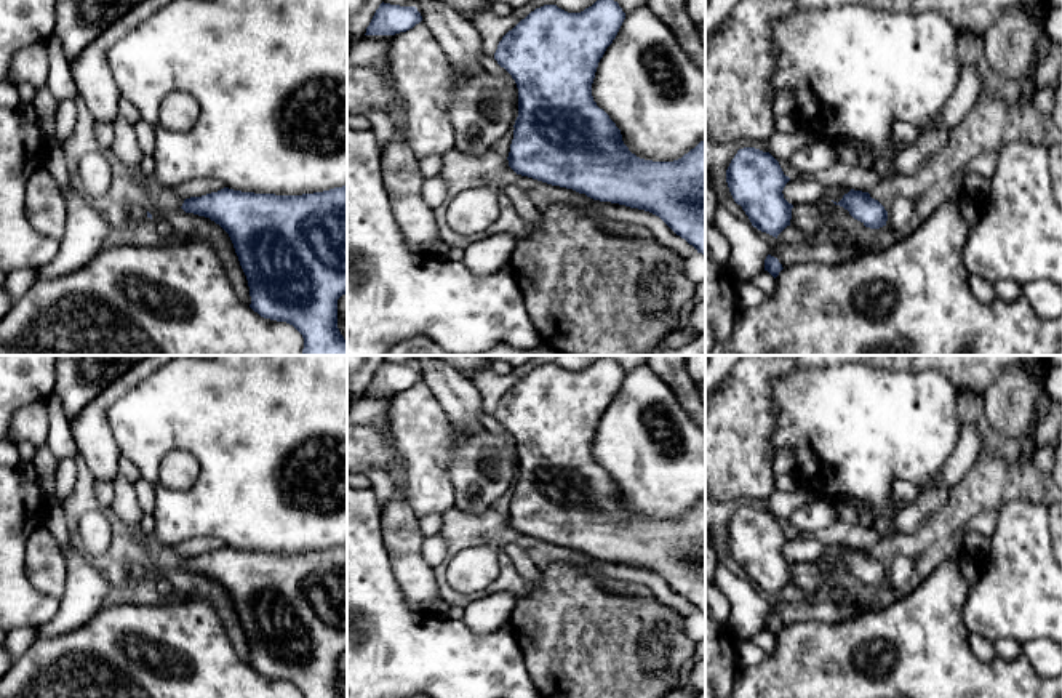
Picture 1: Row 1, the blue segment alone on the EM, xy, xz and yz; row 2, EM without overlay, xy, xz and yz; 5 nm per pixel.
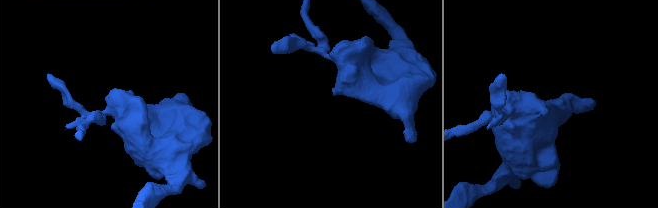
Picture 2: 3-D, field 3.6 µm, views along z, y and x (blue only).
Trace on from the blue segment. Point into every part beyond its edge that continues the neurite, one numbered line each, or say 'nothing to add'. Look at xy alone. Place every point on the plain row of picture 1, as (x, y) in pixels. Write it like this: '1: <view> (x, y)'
1: xy (136, 575)

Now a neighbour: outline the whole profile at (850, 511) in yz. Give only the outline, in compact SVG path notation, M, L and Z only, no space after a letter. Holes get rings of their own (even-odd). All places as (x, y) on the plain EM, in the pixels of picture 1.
M851 496L828 499L838 514L840 522L873 527L873 511L868 504Z

